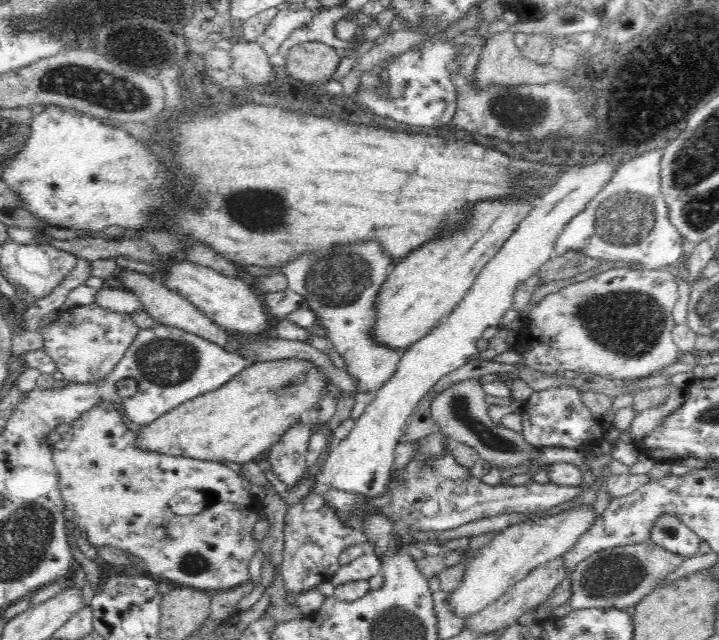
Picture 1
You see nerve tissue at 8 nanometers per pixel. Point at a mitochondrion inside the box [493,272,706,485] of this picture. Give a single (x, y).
(629, 323)

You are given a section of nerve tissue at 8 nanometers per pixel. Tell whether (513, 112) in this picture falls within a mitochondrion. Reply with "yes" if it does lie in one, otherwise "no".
yes

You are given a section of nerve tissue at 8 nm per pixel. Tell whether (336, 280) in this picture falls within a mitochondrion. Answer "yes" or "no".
yes

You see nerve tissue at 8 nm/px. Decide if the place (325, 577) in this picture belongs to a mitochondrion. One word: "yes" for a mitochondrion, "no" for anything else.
no

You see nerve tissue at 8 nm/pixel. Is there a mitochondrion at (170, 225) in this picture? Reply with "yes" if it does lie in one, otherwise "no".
no

